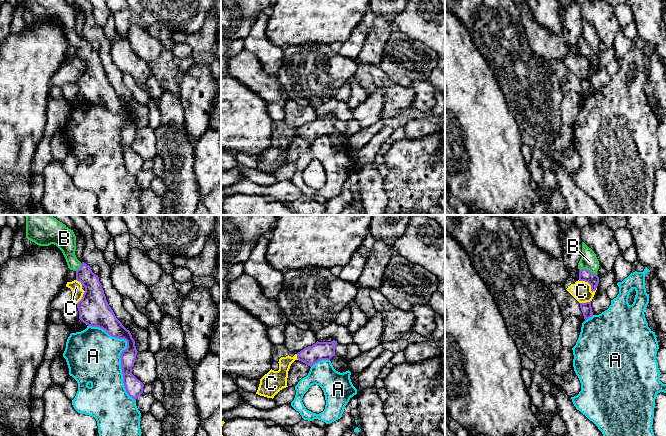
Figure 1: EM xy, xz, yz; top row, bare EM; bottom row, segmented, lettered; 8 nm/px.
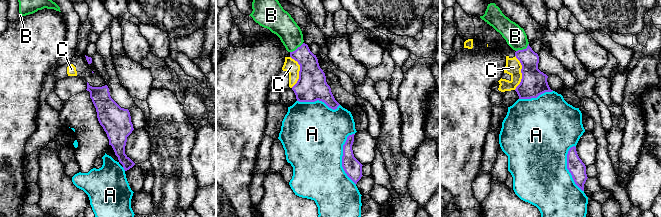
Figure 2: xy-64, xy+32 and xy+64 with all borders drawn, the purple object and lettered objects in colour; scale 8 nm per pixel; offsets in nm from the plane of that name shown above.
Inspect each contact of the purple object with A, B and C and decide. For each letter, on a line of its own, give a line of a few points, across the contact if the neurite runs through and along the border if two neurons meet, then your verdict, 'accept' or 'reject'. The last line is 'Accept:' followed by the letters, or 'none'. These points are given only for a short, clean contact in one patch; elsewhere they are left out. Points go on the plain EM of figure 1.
A: reject
B: yz (585, 51), (588, 46), (589, 37) | accept
C: yz (578, 56), (587, 58), (592, 67), (596, 65) | reject
Accept: B

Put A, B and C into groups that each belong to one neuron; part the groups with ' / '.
A / B / C

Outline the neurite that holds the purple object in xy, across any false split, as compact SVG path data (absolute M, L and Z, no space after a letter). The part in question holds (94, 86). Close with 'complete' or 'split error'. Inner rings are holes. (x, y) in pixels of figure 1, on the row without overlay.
M26 0L26 14L39 22L56 21L62 27L68 44L76 48L76 56L85 63L83 73L77 79L79 95L88 102L102 104L110 112L127 117L127 124L120 131L123 159L128 171L136 176L143 169L144 160L132 150L138 129L135 117L109 82L98 51L77 35L73 6L65 0Z; split error

